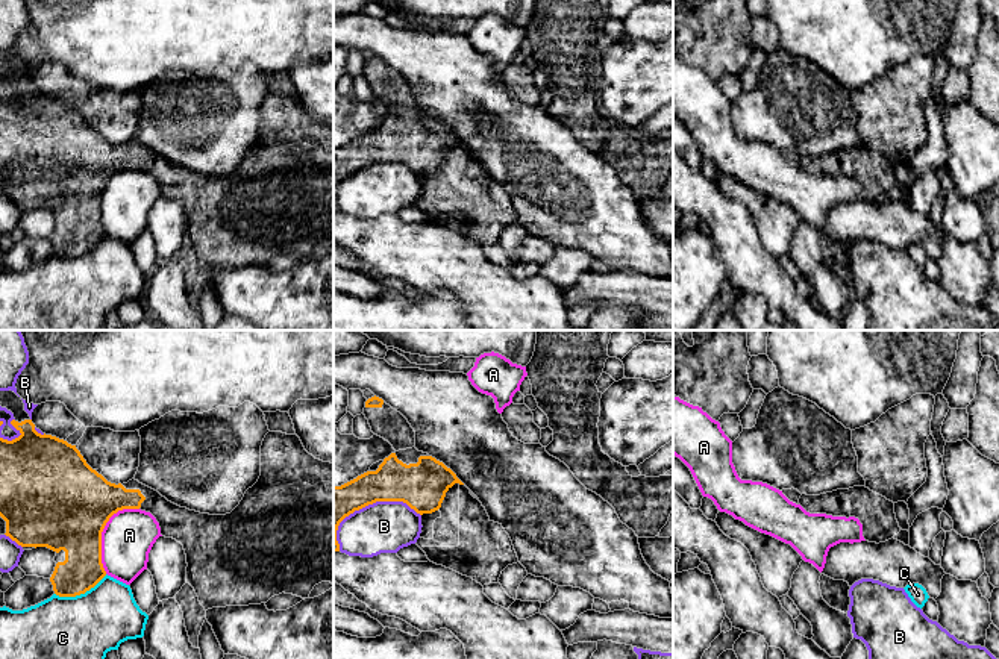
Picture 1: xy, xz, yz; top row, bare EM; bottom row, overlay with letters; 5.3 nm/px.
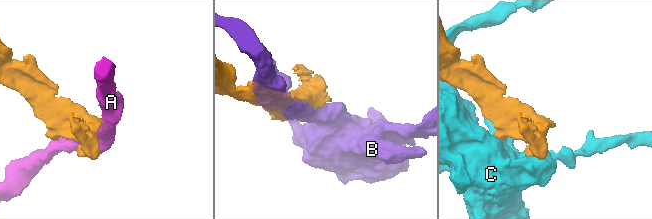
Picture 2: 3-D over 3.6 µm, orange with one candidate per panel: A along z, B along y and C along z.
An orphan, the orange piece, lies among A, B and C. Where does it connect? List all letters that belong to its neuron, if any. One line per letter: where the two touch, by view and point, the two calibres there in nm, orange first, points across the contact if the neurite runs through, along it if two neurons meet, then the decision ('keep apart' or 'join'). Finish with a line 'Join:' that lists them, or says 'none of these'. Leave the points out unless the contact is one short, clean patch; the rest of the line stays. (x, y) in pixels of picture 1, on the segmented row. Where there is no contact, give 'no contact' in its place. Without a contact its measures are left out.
A: xy (102, 530) | 480/280 nm | keep apart
B: xz (366, 505) | 220/280 nm | keep apart
C: xy (81, 593) | 220/340 nm | keep apart
Join: none of these

